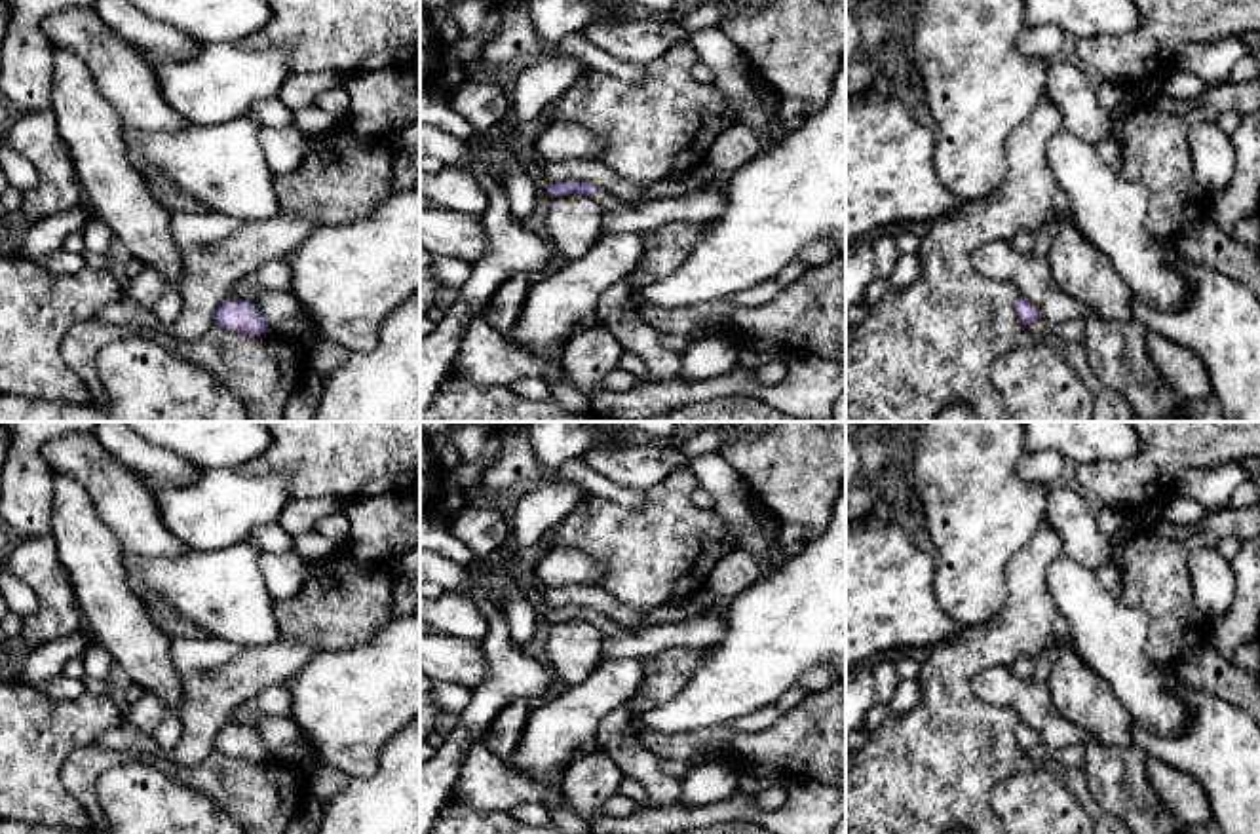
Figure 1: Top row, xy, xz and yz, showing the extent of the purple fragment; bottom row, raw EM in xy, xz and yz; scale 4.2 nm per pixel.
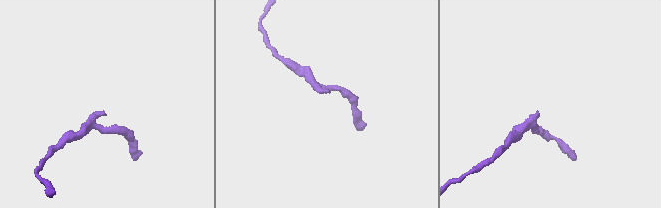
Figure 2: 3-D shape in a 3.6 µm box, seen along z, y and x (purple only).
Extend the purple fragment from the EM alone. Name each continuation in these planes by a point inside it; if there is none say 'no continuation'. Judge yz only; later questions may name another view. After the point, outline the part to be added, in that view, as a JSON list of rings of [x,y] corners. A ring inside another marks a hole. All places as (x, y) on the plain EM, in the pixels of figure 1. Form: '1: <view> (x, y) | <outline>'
1: yz (1044, 662) | [[[1049,644],[1040,655],[1034,657],[1038,678],[1049,674],[1055,654],[1057,654],[1057,646]]]

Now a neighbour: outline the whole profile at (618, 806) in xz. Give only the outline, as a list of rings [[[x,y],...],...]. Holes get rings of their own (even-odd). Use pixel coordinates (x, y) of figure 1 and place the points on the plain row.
[[[614,794],[604,804],[604,813],[612,817],[629,817],[635,811],[639,811],[642,806],[639,806],[633,798]]]

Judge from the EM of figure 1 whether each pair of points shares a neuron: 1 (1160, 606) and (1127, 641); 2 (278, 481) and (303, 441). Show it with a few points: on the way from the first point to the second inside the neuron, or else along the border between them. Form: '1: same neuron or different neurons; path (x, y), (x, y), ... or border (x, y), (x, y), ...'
1: different neurons; border (1116, 591), (1146, 614), (1145, 652), (1152, 660)
2: different neurons; border (244, 470), (251, 473), (291, 470), (293, 498)

